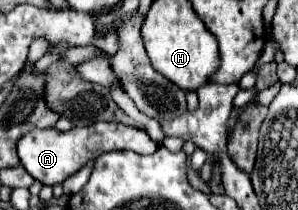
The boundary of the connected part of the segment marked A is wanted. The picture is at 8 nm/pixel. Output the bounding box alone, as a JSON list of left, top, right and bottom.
[19,123,157,185]

